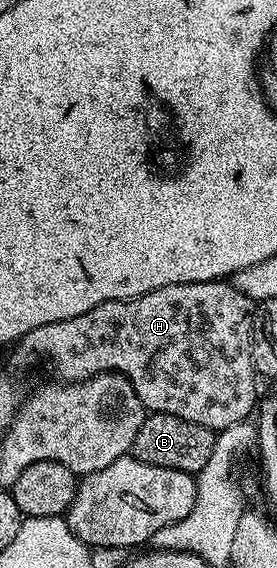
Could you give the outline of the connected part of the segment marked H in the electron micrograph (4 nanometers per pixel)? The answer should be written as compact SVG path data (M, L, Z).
M213 281L211 283L179 283L178 285L166 285L162 289L154 289L145 295L139 295L137 299L115 299L106 301L90 313L82 313L78 317L70 317L66 321L54 321L50 325L42 325L30 333L26 333L23 339L19 340L18 348L28 359L45 359L54 370L57 371L59 378L64 381L79 381L89 379L92 375L100 375L103 371L117 371L119 375L124 375L130 381L134 393L138 393L138 401L149 412L161 411L174 417L182 417L186 421L194 421L198 425L206 425L213 431L219 433L235 423L245 422L248 415L253 414L254 408L258 403L256 395L256 382L258 376L254 369L252 360L252 309L254 301L246 297L230 281Z

